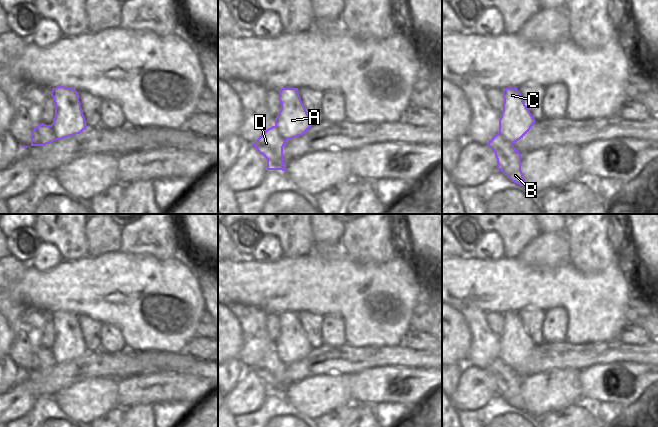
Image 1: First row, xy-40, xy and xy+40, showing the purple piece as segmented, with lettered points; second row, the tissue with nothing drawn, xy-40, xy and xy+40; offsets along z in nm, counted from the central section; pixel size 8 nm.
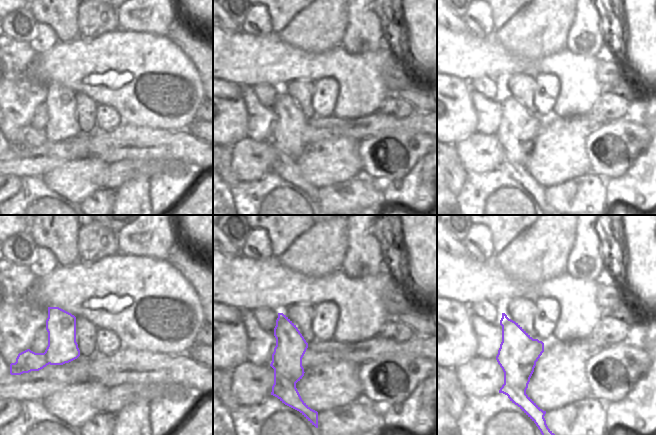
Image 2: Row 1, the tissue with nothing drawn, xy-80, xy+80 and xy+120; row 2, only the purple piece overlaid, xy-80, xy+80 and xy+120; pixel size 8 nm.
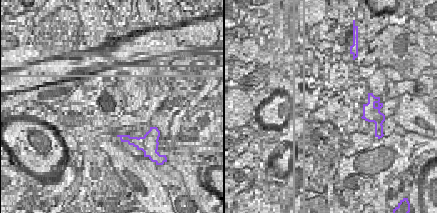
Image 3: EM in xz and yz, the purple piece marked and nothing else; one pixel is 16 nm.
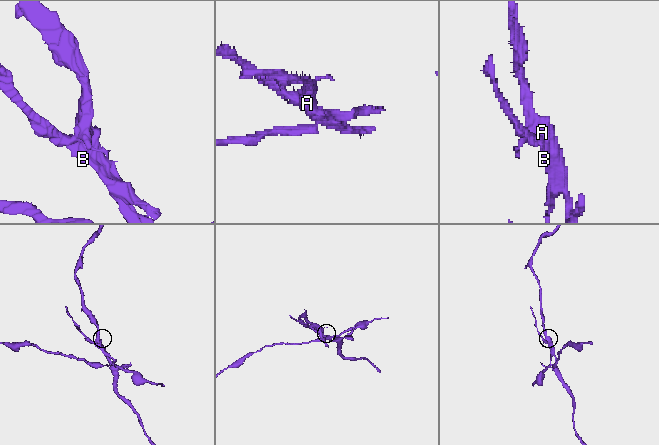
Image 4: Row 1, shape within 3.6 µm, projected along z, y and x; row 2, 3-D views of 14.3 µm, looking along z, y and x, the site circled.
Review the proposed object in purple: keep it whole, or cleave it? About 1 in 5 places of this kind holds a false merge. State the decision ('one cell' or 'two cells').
two cells

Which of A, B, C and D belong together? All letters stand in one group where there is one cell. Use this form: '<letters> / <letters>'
A C / B D

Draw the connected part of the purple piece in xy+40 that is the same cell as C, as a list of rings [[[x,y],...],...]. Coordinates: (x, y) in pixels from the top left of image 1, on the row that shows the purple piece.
[[[517,88],[503,90],[503,111],[499,119],[499,132],[514,144],[523,138],[535,123]]]

